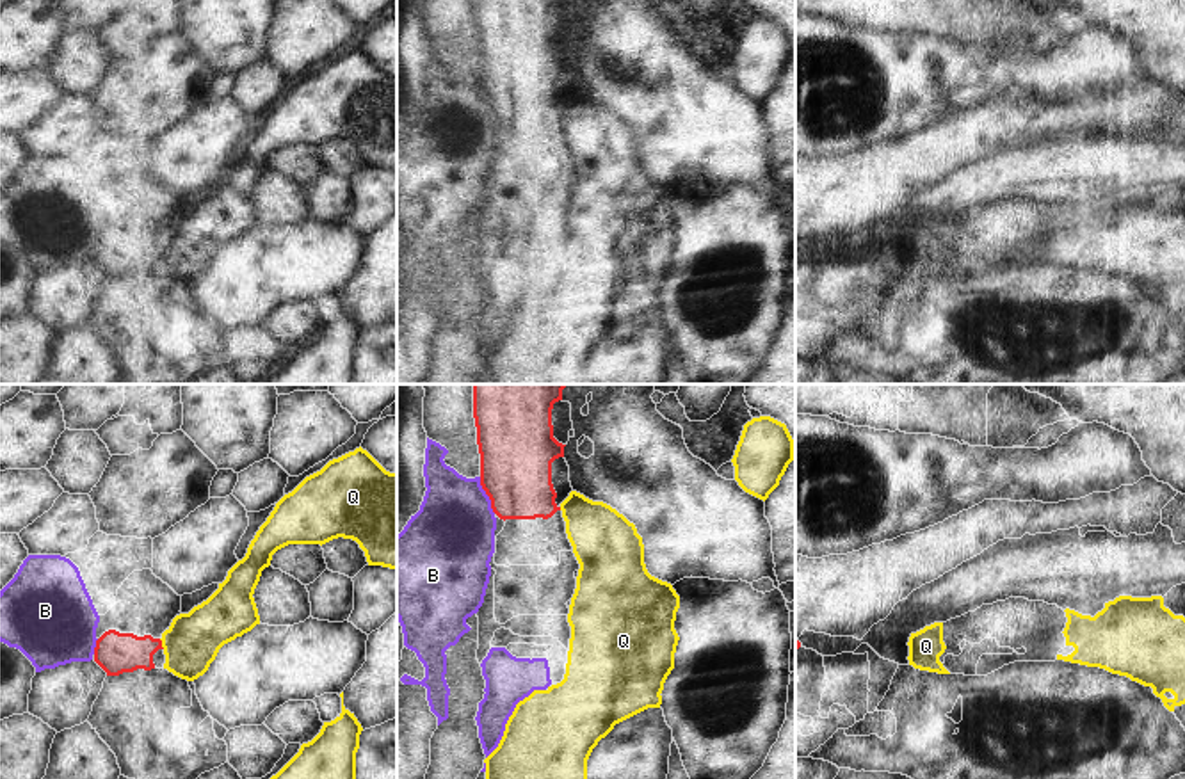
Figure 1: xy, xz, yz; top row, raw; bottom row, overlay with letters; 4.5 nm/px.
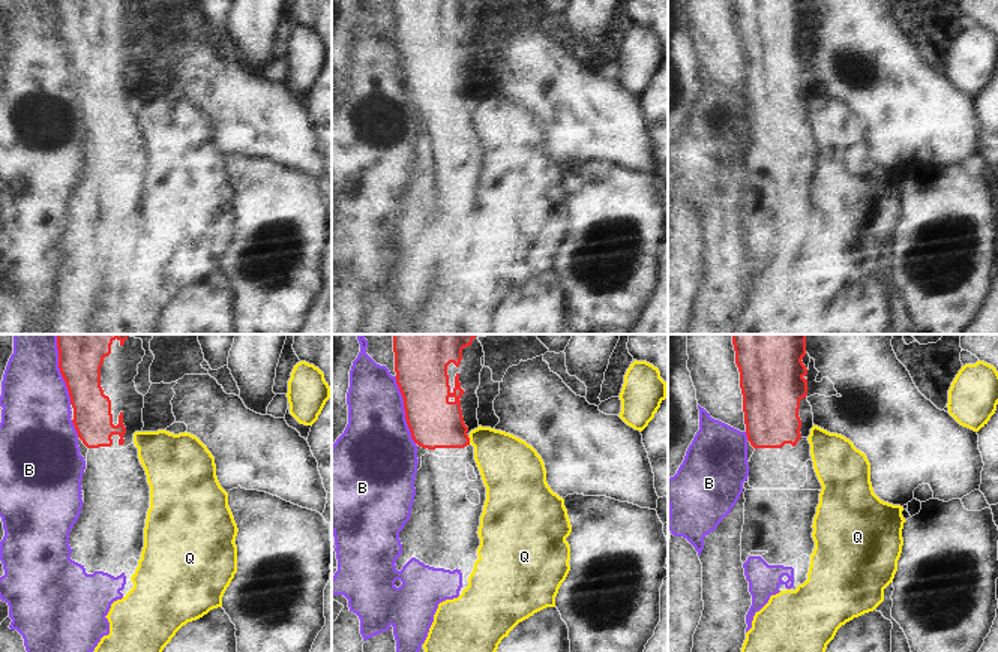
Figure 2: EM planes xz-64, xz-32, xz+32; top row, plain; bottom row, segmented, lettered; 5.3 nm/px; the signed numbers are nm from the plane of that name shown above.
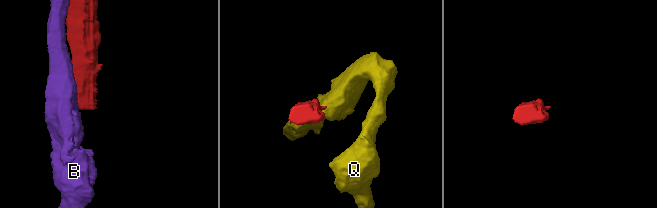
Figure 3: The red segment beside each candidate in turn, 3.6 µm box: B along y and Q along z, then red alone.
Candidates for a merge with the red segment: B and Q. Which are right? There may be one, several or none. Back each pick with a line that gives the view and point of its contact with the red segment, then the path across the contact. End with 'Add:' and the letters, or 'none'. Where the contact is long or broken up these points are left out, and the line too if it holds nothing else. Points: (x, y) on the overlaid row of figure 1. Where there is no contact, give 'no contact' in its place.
Add: none

